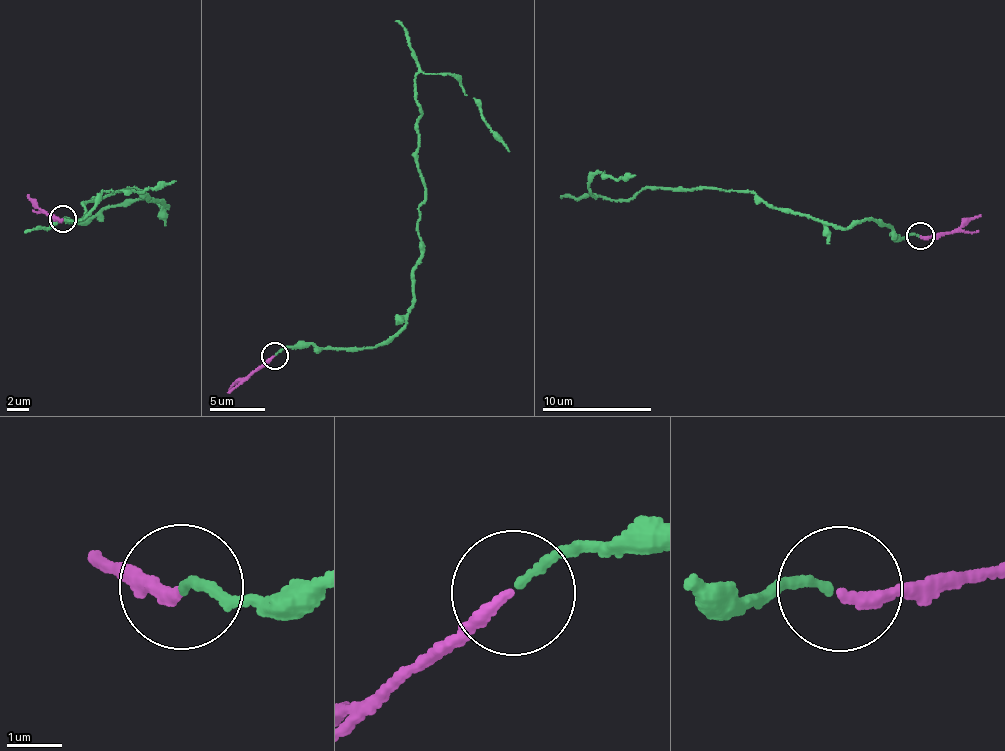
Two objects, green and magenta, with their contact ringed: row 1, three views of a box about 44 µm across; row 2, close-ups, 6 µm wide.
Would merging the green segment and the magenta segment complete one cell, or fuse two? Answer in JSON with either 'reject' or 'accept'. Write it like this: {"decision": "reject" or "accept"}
{"decision": "accept"}

